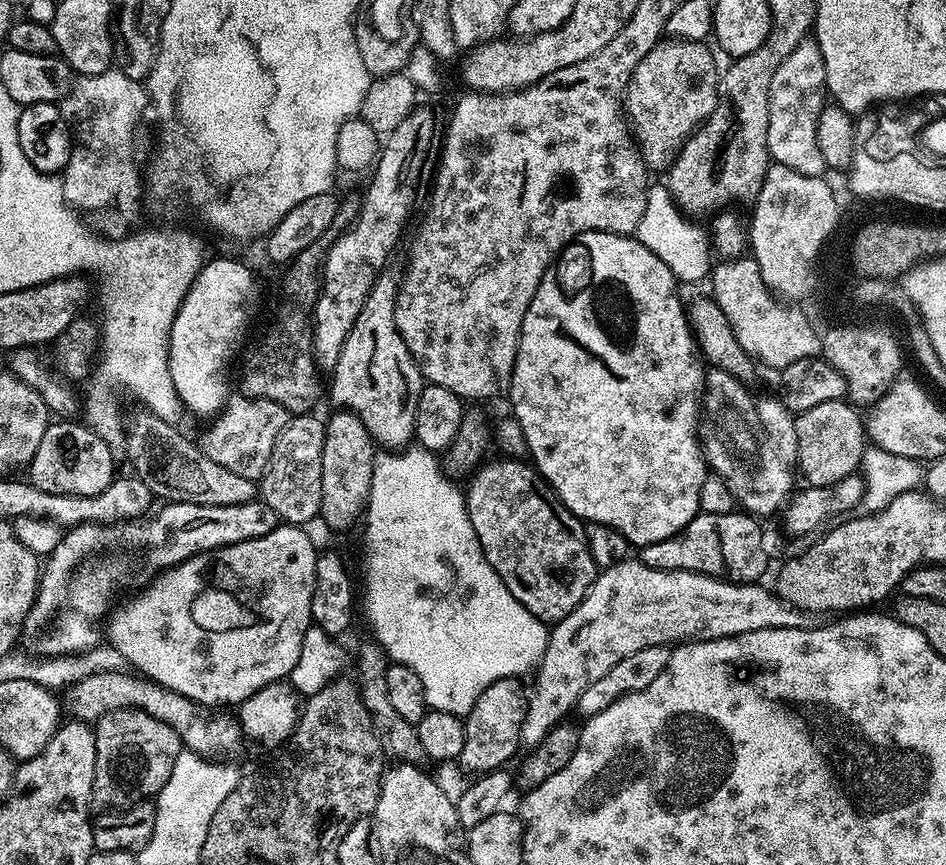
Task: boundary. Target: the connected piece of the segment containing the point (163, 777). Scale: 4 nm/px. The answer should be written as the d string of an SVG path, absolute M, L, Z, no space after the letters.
M119 708L107 712L95 721L96 734L96 769L94 770L94 786L92 787L92 804L100 810L108 810L113 806L127 806L141 798L155 797L162 786L170 778L170 770L174 770L174 762L182 751L178 734L169 724L145 712L143 708Z

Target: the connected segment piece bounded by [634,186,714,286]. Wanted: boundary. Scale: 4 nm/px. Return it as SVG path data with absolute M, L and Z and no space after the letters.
M652 186L648 189L646 210L642 210L642 222L638 222L634 236L642 242L642 246L646 246L646 250L658 254L658 258L662 258L666 266L670 266L677 281L692 286L696 284L695 280L700 280L703 276L705 279L709 275L714 264L714 252L705 229L703 232L698 225L691 224L687 219L691 220L676 203L667 187Z

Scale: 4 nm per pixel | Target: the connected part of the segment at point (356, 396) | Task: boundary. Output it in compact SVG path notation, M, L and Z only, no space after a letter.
M385 270L376 275L374 286L342 346L342 354L335 368L331 369L332 400L336 406L344 407L355 413L373 441L382 446L404 446L413 439L414 414L418 406L418 394L425 386L416 359L410 354L406 342L396 325L396 296L400 293L402 276L399 271Z

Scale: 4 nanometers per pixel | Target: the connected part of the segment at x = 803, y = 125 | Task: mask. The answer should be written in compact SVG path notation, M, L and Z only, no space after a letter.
M809 38L794 46L786 62L774 70L774 78L770 81L770 122L768 123L768 154L775 163L790 166L790 170L798 170L798 174L807 176L824 176L826 169L822 150L818 150L818 114L826 106L828 83L826 82L826 62L822 58L822 50L815 39Z

